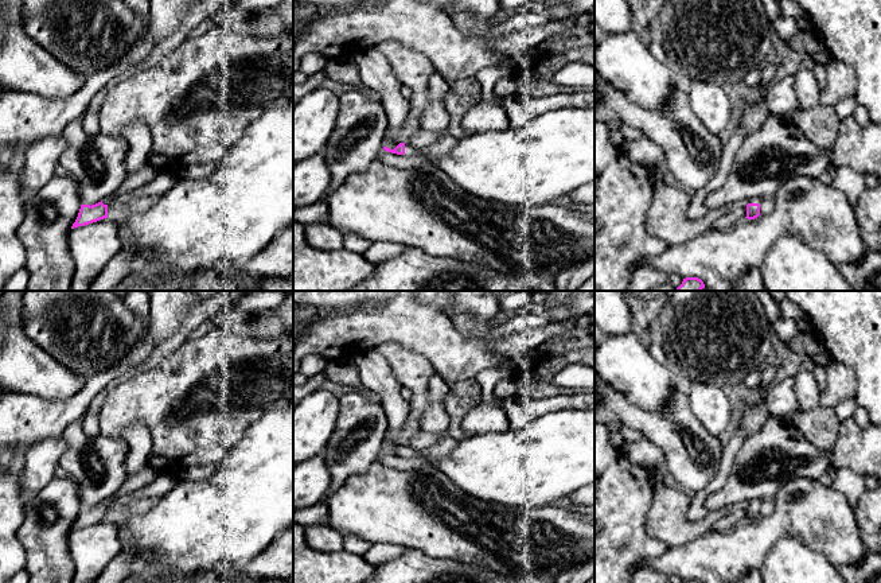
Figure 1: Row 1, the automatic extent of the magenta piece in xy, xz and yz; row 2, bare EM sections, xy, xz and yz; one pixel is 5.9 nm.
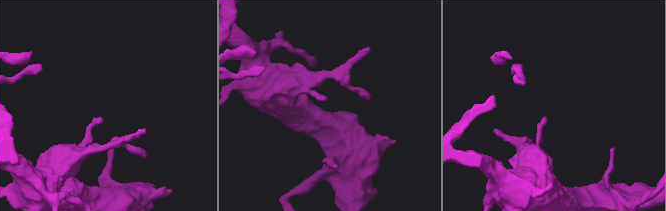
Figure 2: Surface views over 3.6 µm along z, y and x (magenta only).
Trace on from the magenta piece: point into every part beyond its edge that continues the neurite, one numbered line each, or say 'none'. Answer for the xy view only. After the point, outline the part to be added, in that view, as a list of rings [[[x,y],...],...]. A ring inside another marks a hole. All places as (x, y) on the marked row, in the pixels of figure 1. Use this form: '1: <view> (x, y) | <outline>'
1: xy (133, 181) | [[[147,163],[140,171],[128,174],[125,180],[121,183],[121,186],[108,198],[102,201],[104,205],[109,205],[117,198],[140,188],[141,186],[149,183],[155,176],[157,175],[157,170]]]

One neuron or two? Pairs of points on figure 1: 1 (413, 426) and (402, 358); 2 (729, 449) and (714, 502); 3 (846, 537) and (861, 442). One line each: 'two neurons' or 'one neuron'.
1: one neuron
2: two neurons
3: two neurons

